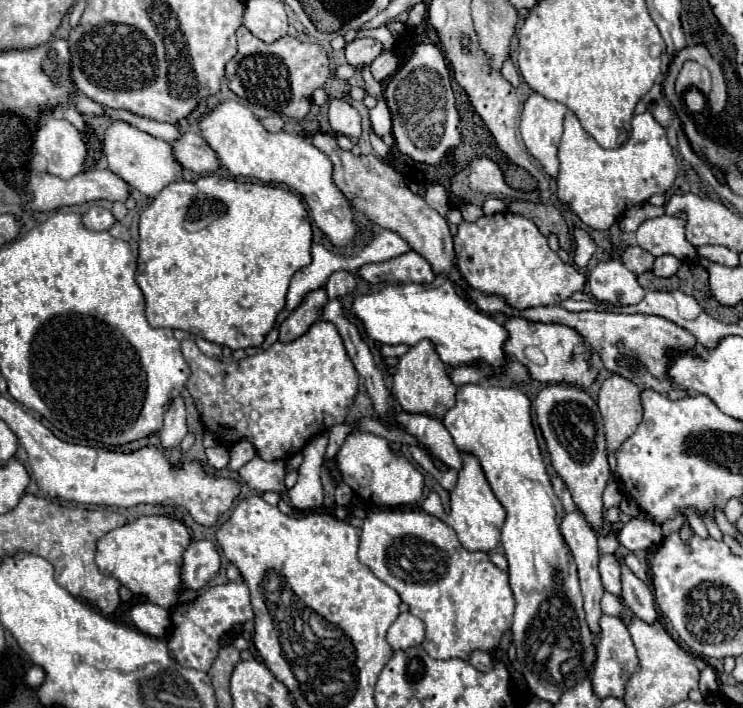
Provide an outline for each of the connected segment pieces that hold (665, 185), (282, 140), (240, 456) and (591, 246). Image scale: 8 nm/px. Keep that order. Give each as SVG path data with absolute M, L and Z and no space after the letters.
M570 110L566 112L558 150L558 198L590 228L608 230L626 208L644 204L654 194L666 194L674 184L678 162L668 144L666 128L650 112L634 116L632 126L634 134L622 146L606 150L580 126Z
M236 100L220 102L218 108L214 108L200 122L200 134L218 154L222 166L230 170L230 174L240 178L256 178L260 182L286 184L288 188L294 188L308 204L316 226L336 248L350 244L358 234L360 224L354 218L352 204L332 180L332 162L312 144L310 136L288 132L270 134L264 130L258 118Z
M242 440L242 442L238 442L232 450L230 450L230 464L228 464L228 468L230 470L240 470L250 458L254 458L256 456L256 450L252 448L252 444L250 442L246 442L246 440Z
M574 228L572 230L572 238L574 238L574 258L572 260L574 260L574 266L582 270L582 268L588 266L592 254L596 252L596 242L582 228Z

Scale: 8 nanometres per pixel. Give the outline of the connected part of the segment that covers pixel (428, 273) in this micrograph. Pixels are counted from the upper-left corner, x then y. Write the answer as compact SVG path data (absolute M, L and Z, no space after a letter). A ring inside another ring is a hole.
M410 250L402 256L396 256L386 262L378 264L364 264L356 272L368 284L378 282L416 282L416 284L430 284L434 280L432 266L426 258L418 252Z

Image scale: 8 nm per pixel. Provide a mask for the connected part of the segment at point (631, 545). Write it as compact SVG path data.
M632 518L620 530L618 540L624 548L634 552L652 548L654 544L658 544L662 540L660 536L662 536L662 530L656 522L652 522L648 518Z

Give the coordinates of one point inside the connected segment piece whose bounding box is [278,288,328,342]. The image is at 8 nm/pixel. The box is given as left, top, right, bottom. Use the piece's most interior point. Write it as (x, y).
(308, 312)

